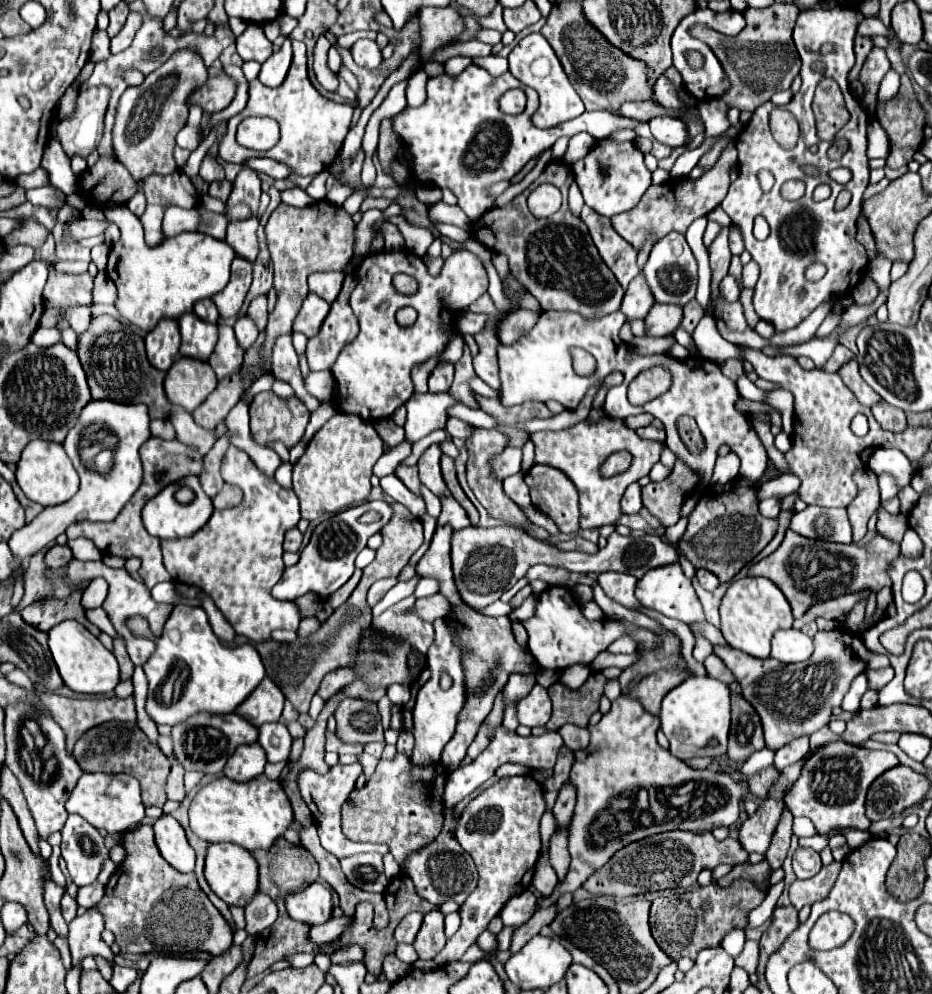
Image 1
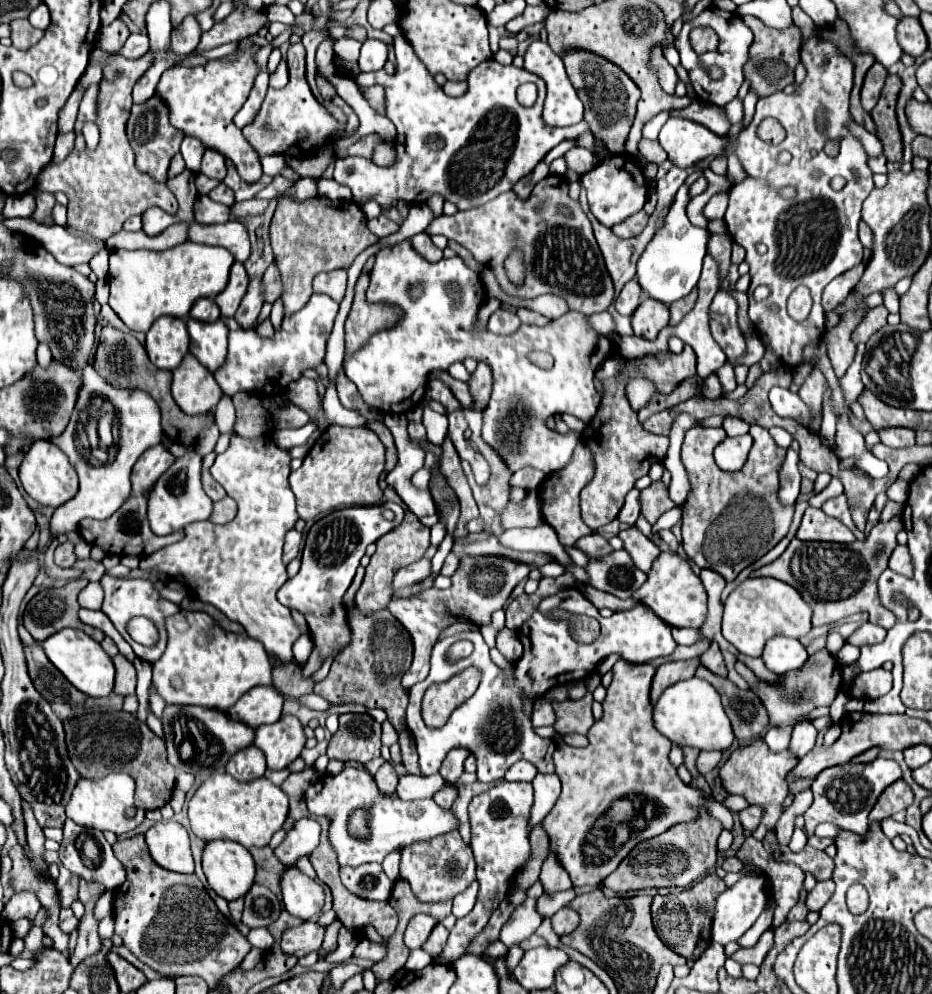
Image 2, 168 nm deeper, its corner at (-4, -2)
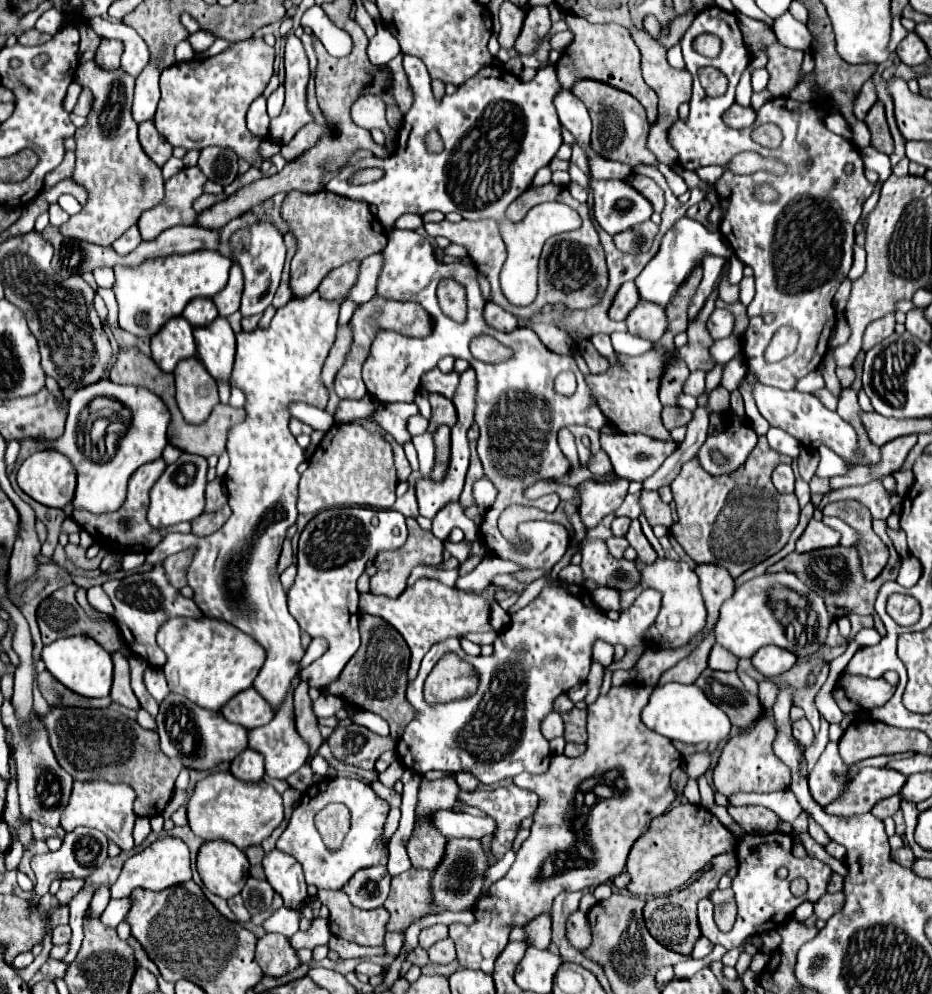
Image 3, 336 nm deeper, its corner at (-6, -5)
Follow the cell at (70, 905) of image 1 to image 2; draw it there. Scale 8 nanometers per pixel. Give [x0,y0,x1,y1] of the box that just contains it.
[60,909,78,933]

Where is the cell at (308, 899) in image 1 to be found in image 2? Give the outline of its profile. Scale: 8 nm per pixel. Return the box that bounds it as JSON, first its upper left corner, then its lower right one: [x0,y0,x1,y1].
[280,865,324,921]

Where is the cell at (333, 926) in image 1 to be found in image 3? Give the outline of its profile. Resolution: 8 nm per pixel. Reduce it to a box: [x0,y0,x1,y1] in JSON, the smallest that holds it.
[256,934,302,976]

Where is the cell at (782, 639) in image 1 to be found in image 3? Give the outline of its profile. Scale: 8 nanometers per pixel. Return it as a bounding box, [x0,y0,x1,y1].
[752,646,796,678]

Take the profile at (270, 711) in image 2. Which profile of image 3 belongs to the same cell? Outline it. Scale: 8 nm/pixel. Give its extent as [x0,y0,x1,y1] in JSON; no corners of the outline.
[220,688,274,730]

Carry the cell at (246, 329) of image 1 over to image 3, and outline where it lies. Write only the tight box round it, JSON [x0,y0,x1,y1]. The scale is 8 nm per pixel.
[230,222,286,316]

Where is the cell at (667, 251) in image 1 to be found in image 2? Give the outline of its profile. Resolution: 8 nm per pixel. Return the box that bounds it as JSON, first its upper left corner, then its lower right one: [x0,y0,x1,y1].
[636,185,710,305]

